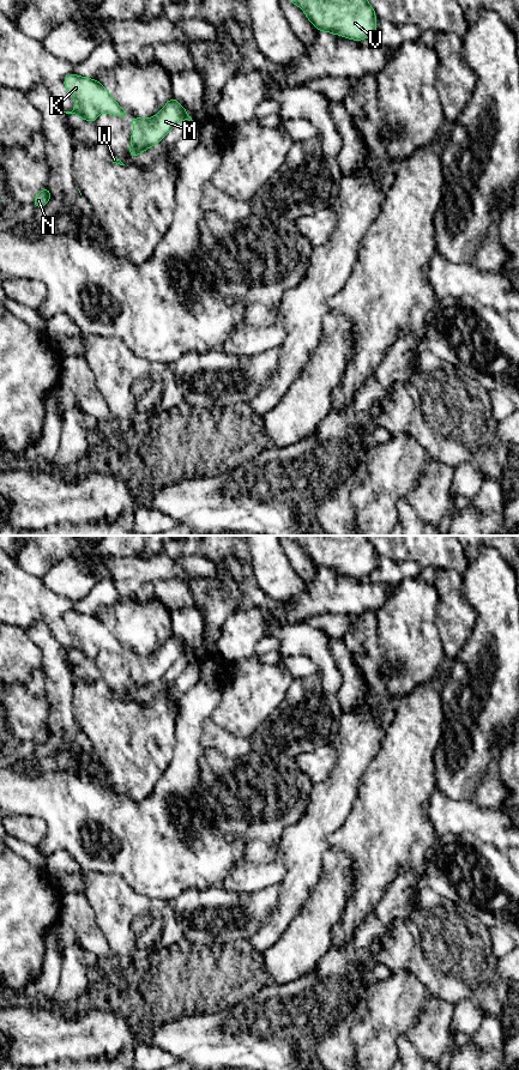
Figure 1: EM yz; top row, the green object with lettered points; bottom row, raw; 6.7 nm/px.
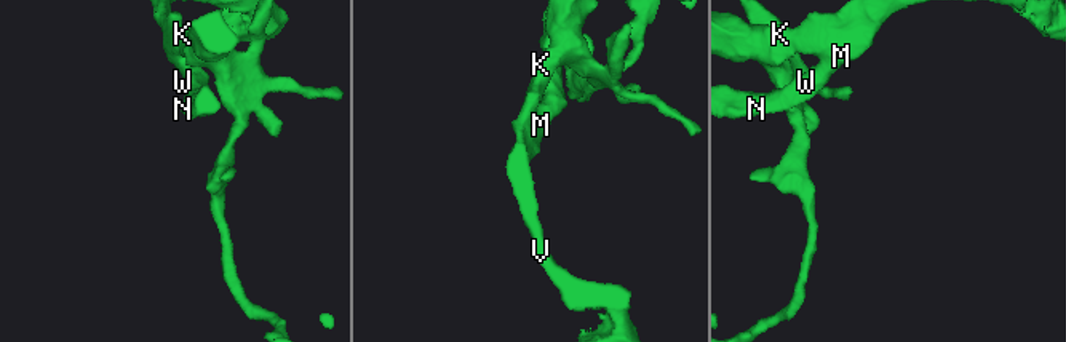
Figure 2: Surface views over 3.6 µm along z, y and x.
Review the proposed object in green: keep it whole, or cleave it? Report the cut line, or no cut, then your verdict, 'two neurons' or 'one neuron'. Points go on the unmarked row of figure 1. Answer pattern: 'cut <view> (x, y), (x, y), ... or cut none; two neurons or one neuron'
cut none; one neuron

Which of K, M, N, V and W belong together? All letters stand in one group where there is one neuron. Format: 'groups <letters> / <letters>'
groups K M N V W

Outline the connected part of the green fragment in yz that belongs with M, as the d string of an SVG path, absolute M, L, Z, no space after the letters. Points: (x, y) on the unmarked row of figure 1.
M174 633L153 654L129 655L129 658L134 661L134 669L131 670L131 694L135 696L139 690L153 682L157 682L181 657L193 659L192 654Z

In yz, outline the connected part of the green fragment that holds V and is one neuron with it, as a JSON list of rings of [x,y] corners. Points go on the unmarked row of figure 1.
[[[288,536],[301,544],[319,567],[361,578],[376,567],[375,548],[367,536]]]

